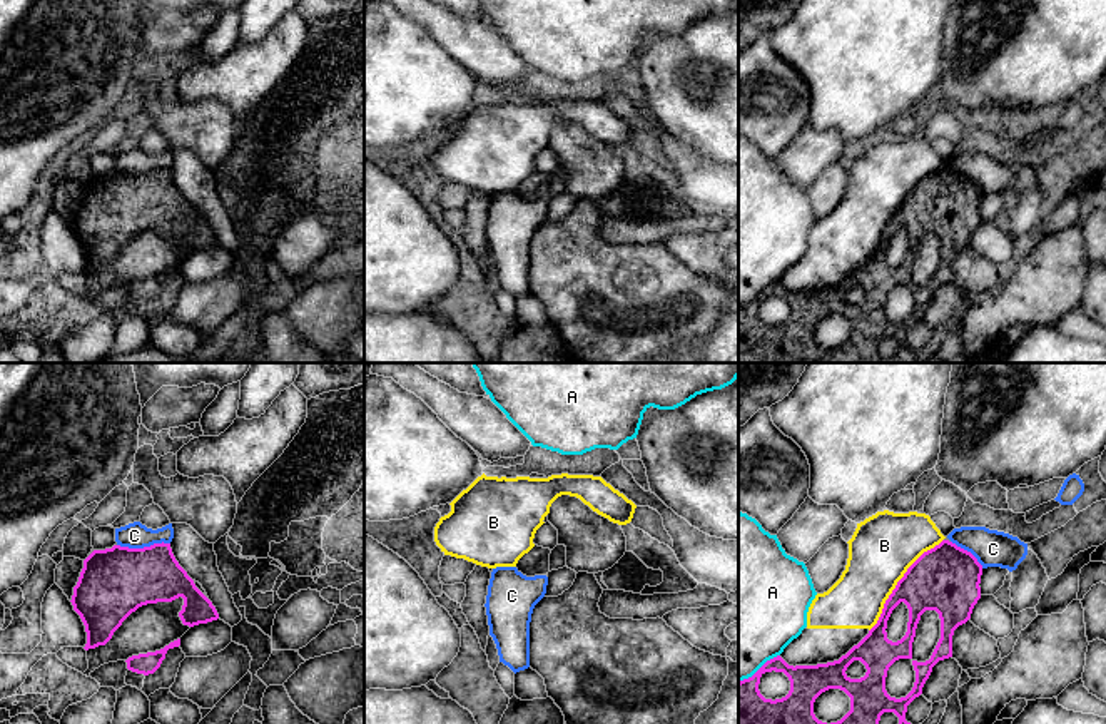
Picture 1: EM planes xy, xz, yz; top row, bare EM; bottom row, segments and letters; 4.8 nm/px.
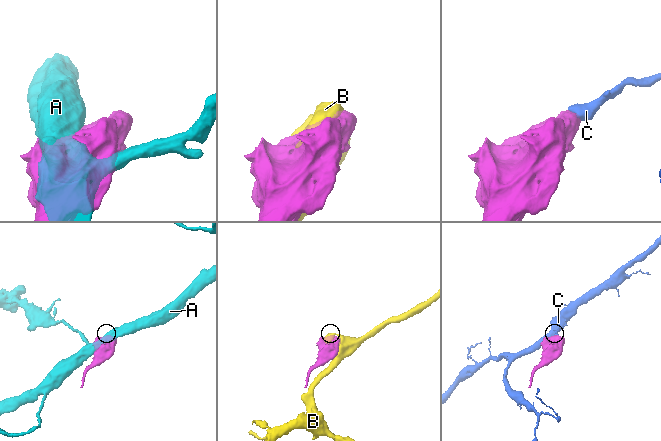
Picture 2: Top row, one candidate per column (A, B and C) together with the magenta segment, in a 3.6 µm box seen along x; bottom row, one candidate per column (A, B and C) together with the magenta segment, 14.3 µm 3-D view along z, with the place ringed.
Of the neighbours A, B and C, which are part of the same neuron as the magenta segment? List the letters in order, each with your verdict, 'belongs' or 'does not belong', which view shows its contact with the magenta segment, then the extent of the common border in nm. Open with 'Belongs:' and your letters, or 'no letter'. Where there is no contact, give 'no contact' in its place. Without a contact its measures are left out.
Belongs: no letter
A: does not belong; contact in yz; length 240 nm
B: does not belong; contact in yz; length 550 nm
C: does not belong; contact in xy; length 260 nm

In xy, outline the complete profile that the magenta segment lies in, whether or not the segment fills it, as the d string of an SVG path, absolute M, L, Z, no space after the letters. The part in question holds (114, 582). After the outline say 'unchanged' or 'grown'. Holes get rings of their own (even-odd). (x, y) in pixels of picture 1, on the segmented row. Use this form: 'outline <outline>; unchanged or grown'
outline M154 543L144 548L114 545L94 550L85 560L79 582L74 587L72 605L80 615L87 644L85 650L105 645L122 622L139 607L157 602L172 602L182 597L179 617L184 625L194 627L219 619L212 602L195 587L194 580L175 560L170 543Z; unchanged

